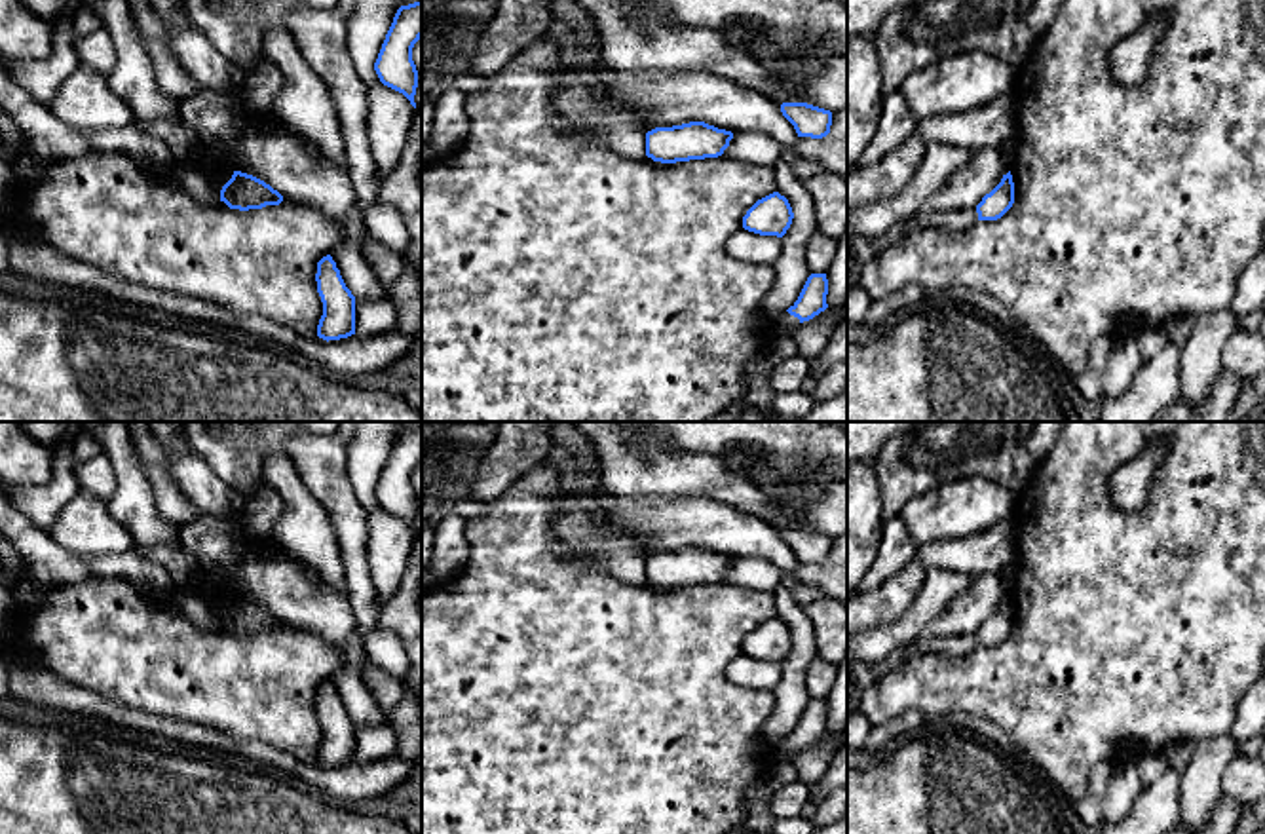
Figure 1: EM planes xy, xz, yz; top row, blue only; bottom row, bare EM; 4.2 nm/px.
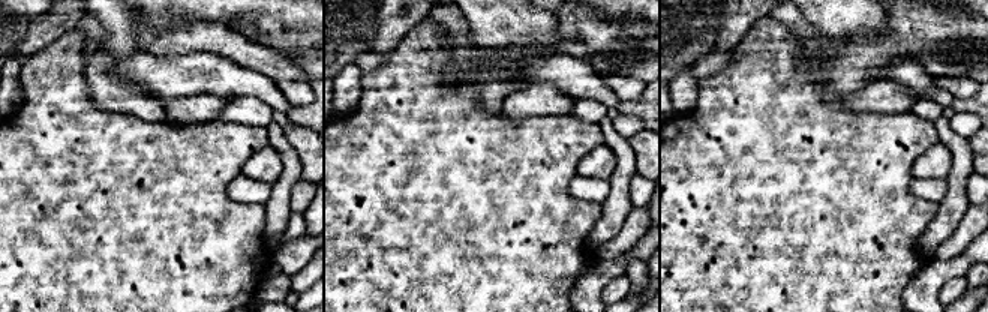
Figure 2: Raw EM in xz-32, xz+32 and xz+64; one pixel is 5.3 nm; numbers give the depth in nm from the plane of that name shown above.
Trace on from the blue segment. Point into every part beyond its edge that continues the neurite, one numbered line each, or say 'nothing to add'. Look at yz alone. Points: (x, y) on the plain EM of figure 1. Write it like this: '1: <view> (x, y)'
nothing to add

